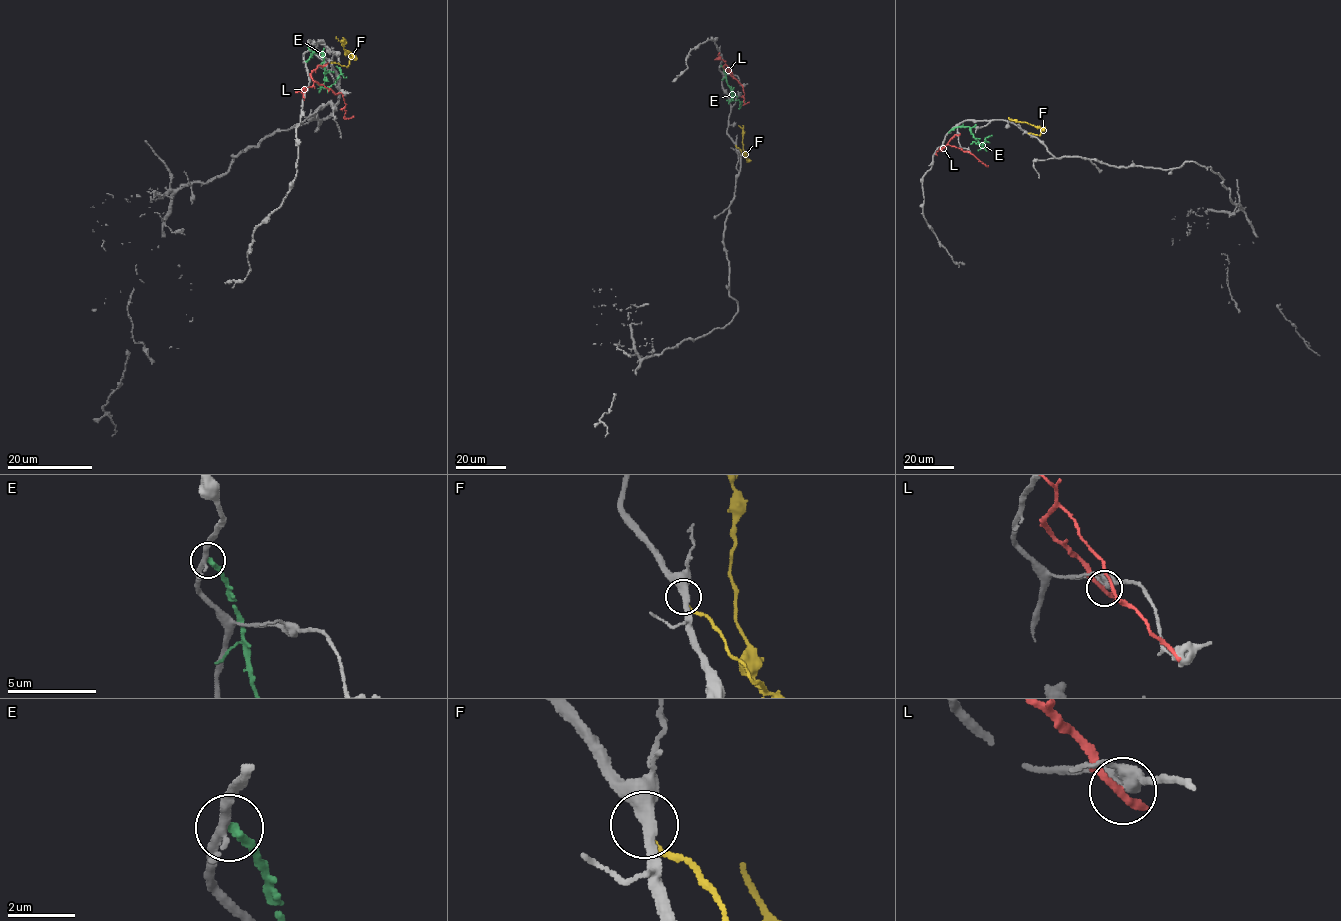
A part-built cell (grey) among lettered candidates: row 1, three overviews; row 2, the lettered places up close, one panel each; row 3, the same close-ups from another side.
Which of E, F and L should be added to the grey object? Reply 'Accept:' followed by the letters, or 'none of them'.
Accept: none of them

